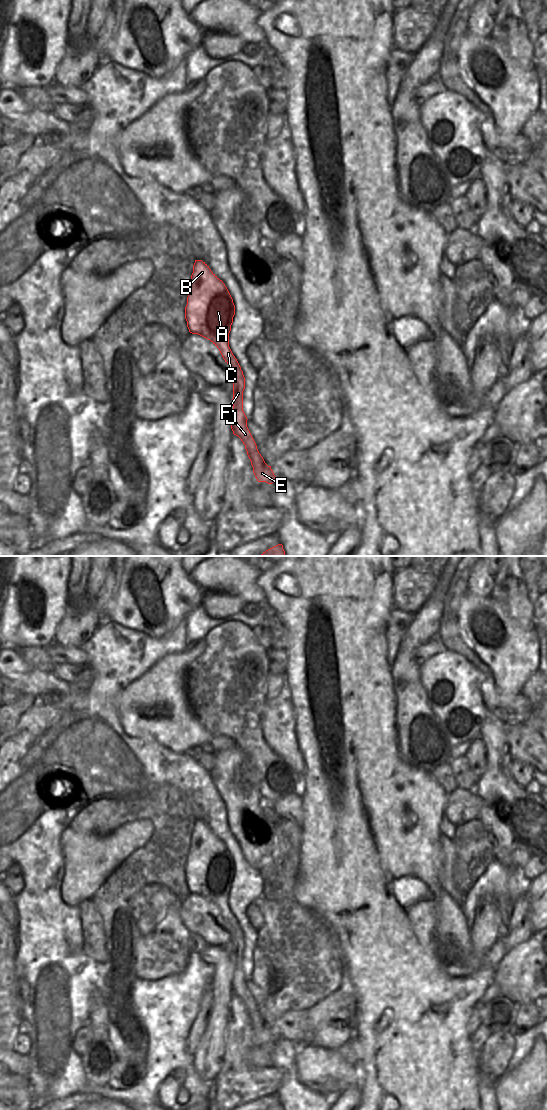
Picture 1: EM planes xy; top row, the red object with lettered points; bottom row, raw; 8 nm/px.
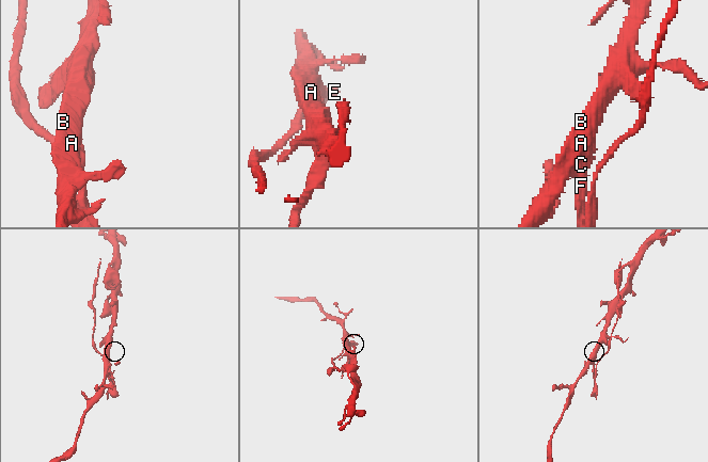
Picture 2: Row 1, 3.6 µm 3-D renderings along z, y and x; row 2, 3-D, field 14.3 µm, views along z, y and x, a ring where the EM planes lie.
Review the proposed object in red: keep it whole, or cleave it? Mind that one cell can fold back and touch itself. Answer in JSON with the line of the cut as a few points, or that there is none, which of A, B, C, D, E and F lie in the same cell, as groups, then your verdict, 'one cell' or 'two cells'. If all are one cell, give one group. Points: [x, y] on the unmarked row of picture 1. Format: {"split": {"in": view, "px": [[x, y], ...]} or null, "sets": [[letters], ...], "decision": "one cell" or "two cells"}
{"split": {"in": "xy", "px": [[240, 929], [232, 931]]}, "sets": [["A", "B", "C"], ["D", "E", "F"]], "decision": "two cells"}

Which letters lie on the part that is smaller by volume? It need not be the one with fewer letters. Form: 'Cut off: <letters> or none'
Cut off: D, E, F

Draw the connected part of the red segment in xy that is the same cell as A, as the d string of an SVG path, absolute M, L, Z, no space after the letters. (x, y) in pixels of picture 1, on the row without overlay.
M195 820L189 855L185 867L187 887L192 894L198 894L210 900L220 911L231 931L241 930L241 927L229 907L229 893L235 875L233 859L223 843L202 820Z

